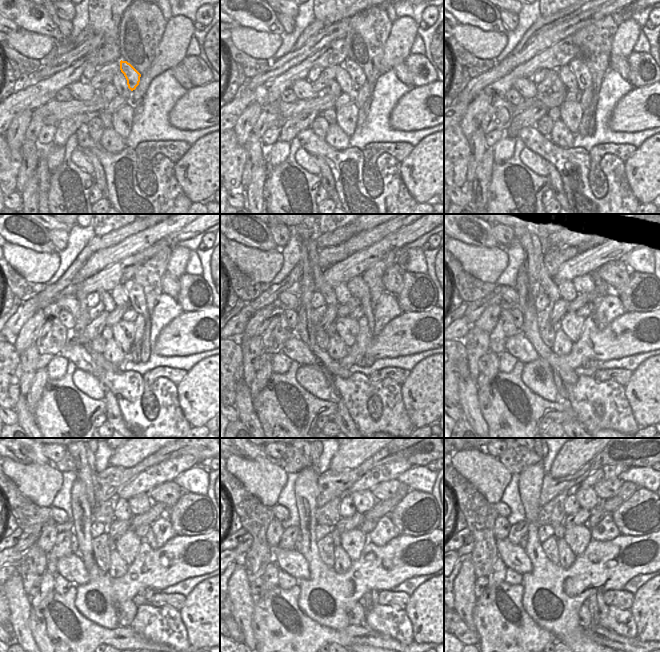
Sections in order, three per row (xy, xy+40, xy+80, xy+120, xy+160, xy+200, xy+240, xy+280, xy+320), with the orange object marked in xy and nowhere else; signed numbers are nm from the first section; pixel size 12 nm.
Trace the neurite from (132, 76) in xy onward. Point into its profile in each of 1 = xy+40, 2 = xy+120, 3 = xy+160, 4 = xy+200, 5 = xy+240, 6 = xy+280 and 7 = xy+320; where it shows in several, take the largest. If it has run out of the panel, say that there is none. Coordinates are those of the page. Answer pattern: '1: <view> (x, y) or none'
1: xy+40 (358, 78)
2: xy+120 (135, 293)
3: xy+160 (359, 289)
4: xy+200 (583, 284)
5: xy+240 (139, 504)
6: xy+280 (363, 500)
7: xy+320 (587, 498)

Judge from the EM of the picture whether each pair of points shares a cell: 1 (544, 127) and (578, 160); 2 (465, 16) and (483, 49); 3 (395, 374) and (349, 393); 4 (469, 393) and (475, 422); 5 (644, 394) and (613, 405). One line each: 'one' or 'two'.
1: two
2: two
3: two
4: one
5: two

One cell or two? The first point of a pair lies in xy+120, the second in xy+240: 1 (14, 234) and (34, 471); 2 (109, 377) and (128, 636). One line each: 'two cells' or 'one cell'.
1: two cells
2: two cells

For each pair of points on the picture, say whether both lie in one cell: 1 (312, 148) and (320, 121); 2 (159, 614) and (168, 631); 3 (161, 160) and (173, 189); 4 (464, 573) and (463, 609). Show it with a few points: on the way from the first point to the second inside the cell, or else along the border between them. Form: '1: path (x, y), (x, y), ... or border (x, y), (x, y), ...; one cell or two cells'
1: border (309, 127), (318, 136), (323, 138); two cells
2: path (159, 618), (159, 621), (165, 627); one cell
3: path (162, 167), (166, 182); one cell
4: path (464, 582), (464, 600); one cell

